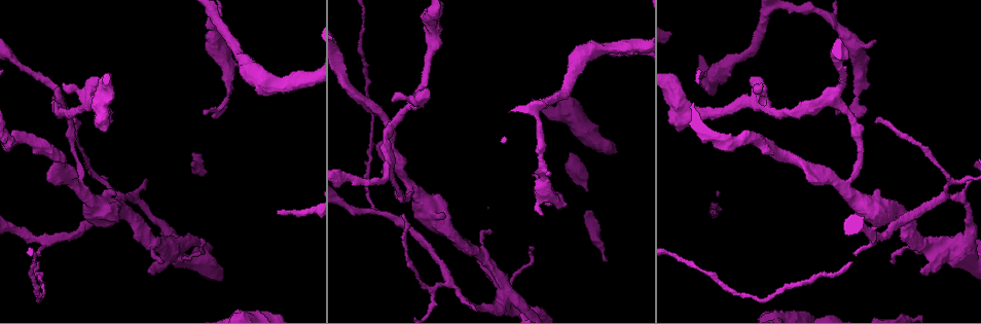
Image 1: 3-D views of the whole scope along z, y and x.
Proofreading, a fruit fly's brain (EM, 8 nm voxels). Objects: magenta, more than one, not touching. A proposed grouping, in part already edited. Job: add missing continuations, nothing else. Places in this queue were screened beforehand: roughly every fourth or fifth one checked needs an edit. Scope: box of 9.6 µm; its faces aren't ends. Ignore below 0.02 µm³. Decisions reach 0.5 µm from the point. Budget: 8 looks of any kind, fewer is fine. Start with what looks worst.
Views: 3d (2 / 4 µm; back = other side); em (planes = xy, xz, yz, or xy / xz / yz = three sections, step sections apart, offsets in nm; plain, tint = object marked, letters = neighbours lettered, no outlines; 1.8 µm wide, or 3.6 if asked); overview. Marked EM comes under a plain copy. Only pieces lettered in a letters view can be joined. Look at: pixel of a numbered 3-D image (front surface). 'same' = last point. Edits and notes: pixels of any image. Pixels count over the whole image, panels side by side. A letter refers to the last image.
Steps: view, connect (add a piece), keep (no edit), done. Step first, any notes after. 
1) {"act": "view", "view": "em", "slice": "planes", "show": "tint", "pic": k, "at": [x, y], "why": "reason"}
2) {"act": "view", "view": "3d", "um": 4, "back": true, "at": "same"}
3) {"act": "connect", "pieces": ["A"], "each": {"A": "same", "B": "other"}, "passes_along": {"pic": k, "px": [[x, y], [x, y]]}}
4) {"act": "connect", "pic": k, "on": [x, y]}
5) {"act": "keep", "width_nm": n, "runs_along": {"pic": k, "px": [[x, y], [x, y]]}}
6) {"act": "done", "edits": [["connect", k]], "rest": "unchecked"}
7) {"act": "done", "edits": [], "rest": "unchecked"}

{"act": "view", "view": "3d", "um": 4, "pic": 1, "at": [103, 130]}

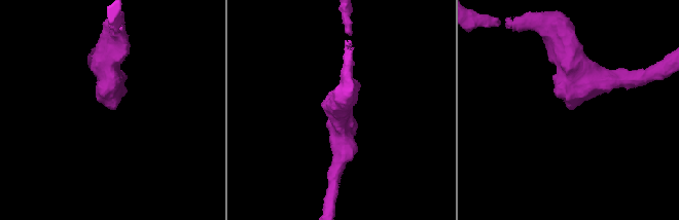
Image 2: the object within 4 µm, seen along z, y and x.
{"act": "view", "view": "em", "slice": "xy", "step": 16, "show": "tint", "pic": 2, "at": [115, 108]}

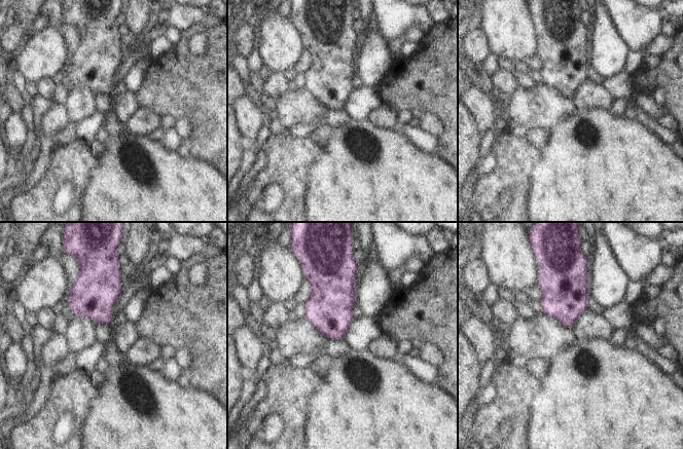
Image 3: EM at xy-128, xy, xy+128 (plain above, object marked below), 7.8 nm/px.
{"act": "view", "view": "em", "slice": "planes", "show": "letters", "at": "same"}

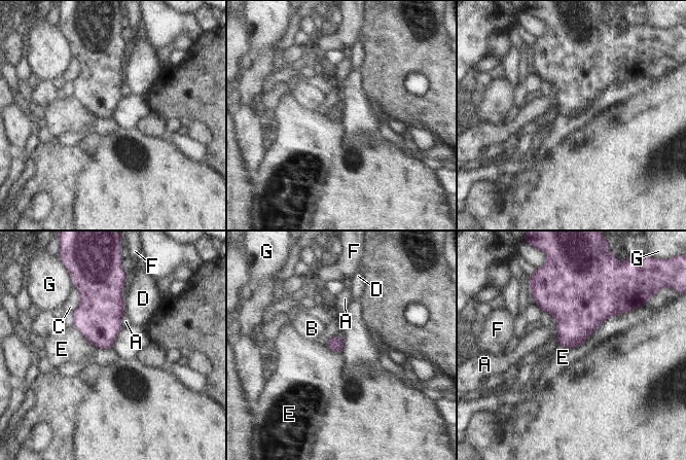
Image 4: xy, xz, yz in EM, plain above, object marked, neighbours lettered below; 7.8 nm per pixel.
{"act": "keep", "each": {"A": "other", "B": "other", "C": "other", "D": "other", "E": "other", "F": "other", "G": "other"}, "border": {"pic": 4, "px": [[74, 326], [94, 345], [112, 349]]}, "found": "no lettered piece goes on from it"}

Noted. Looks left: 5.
{"act": "view", "view": "3d", "um": 2, "pic": 1, "at": [533, 175], "why": "thin end"}

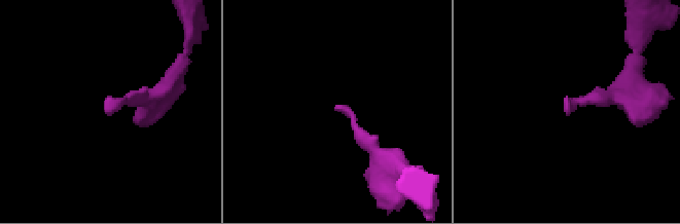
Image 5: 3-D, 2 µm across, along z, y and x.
{"act": "view", "view": "em", "slice": "xy", "step": 8, "show": "tint", "pic": 5, "at": [109, 111], "why": "now the EM"}

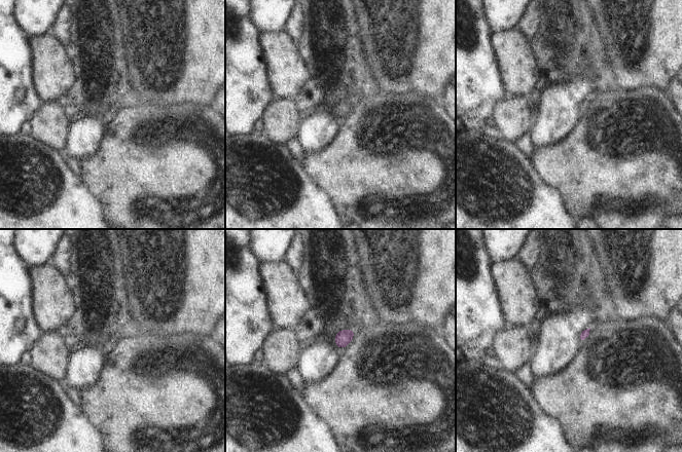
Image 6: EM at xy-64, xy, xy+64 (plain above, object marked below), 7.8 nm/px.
{"act": "view", "view": "em", "slice": "planes", "show": "letters", "at": "same", "why": "cut it another way"}

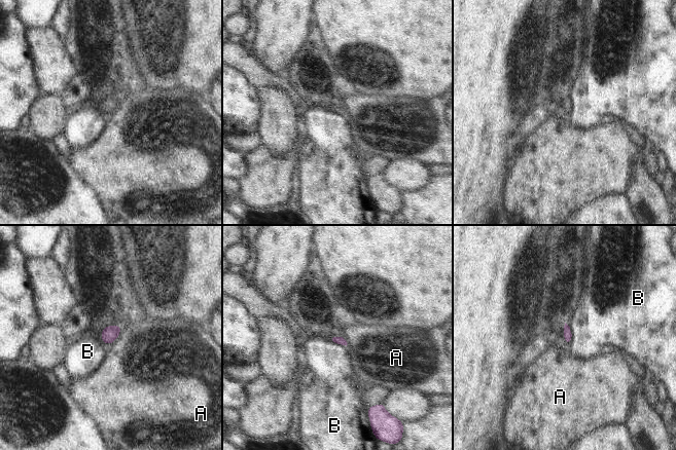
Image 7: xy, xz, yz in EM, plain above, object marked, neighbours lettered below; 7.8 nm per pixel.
{"act": "keep", "longest_contact_nm": ["B", 200], "each": {"A": "other", "B": "other"}, "border": {"pic": 7, "px": [[120, 324], [106, 326], [101, 340]]}, "found": "none of them fits"}

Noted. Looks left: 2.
{"act": "view", "view": "em", "slice": "planes", "show": "letters", "pic": 1, "at": [429, 91], "why": "free end"}

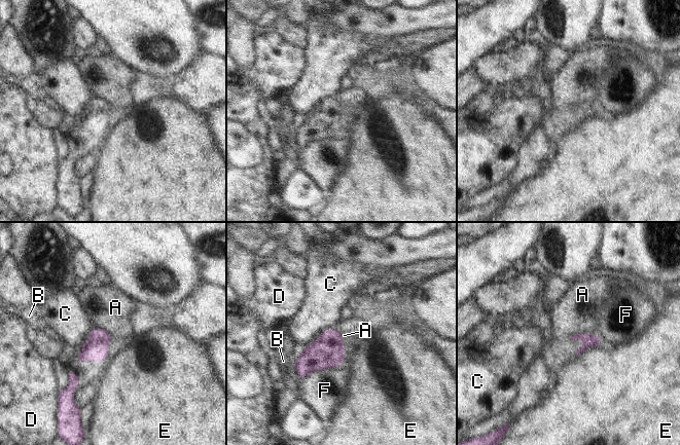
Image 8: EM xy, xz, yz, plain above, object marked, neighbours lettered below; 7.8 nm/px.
{"act": "keep", "each": {"A": "other", "B": "other", "C": "other", "D": "other", "E": "other", "F": "other"}, "border": {"pic": 8, "px": [[105, 329], [113, 337]]}, "found": "no lettered piece goes on from it"}

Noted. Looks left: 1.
{"act": "done", "edits": [], "rest": "unchecked"}

